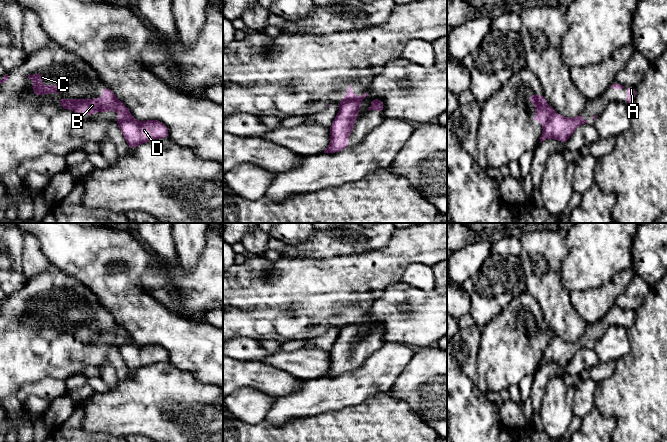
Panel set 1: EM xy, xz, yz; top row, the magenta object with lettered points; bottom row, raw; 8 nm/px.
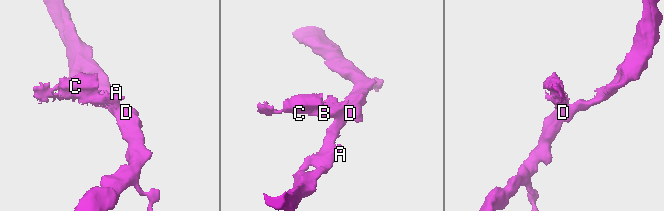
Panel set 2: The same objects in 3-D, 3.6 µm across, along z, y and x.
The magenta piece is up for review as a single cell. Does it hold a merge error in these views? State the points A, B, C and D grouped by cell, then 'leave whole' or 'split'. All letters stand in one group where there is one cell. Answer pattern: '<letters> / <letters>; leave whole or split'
A D / B C; split

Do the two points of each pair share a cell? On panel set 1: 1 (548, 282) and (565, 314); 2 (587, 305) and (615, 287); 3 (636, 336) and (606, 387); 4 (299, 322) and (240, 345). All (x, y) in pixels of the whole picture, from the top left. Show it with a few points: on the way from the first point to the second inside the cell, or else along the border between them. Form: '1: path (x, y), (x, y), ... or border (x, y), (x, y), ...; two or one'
1: path (548, 290), (557, 306); one
2: path (594, 303), (599, 301), (608, 292); one
3: path (636, 349), (636, 359), (619, 376); one
4: border (233, 338), (254, 338), (258, 340); two

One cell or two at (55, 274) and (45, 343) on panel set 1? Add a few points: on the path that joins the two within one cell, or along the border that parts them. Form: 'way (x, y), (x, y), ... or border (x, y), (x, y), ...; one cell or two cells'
way (53, 291), (47, 300), (45, 326); one cell

